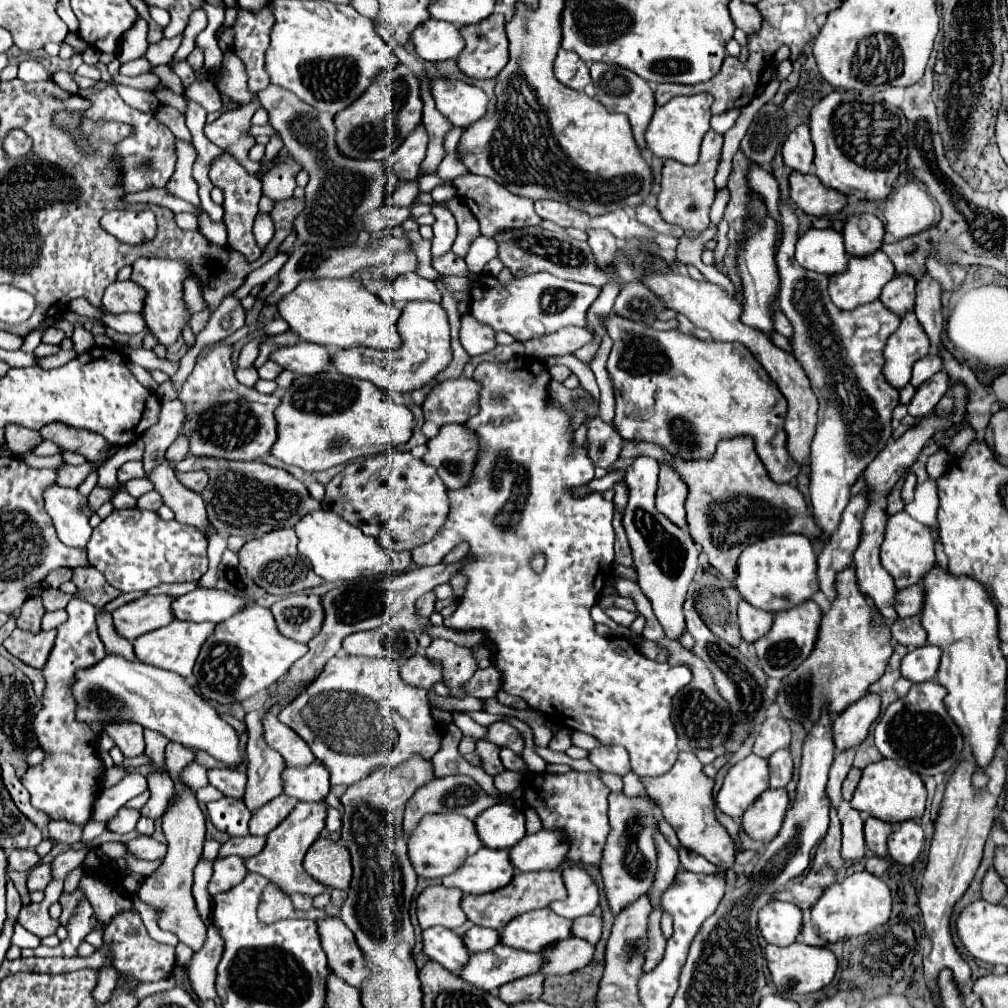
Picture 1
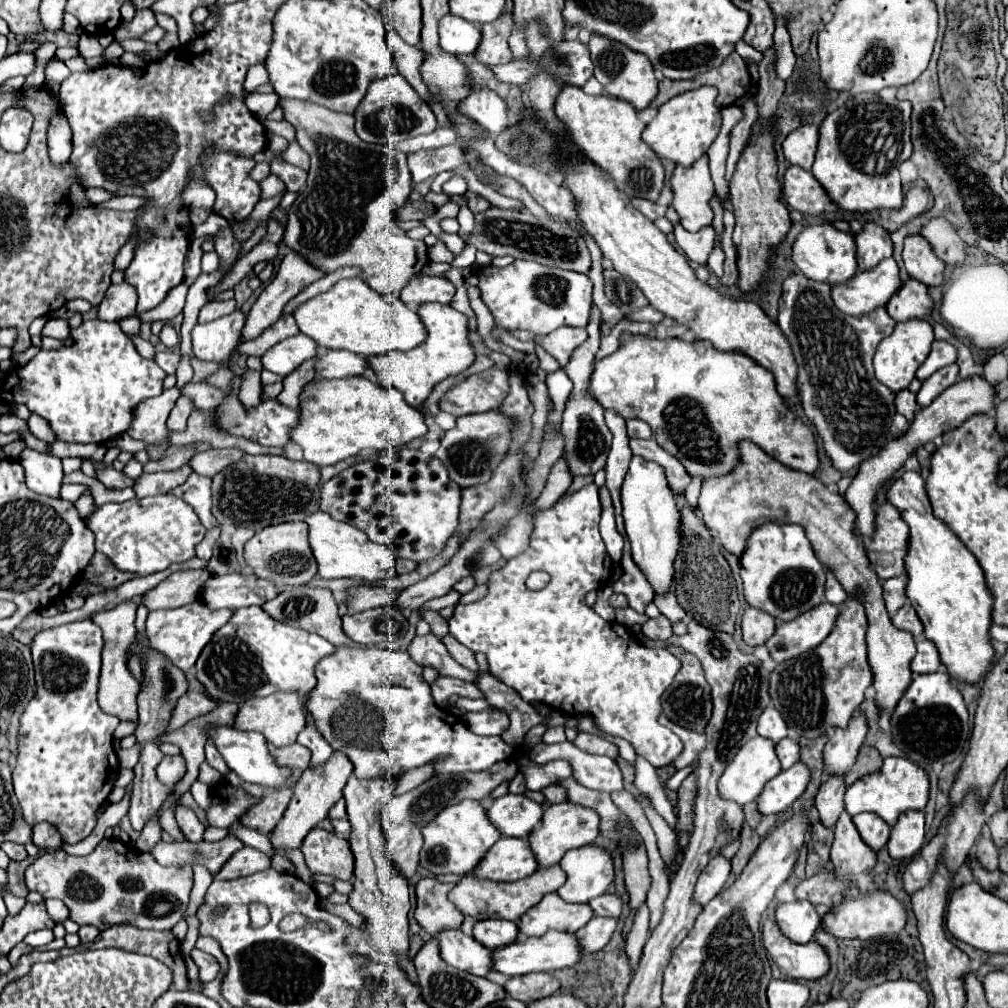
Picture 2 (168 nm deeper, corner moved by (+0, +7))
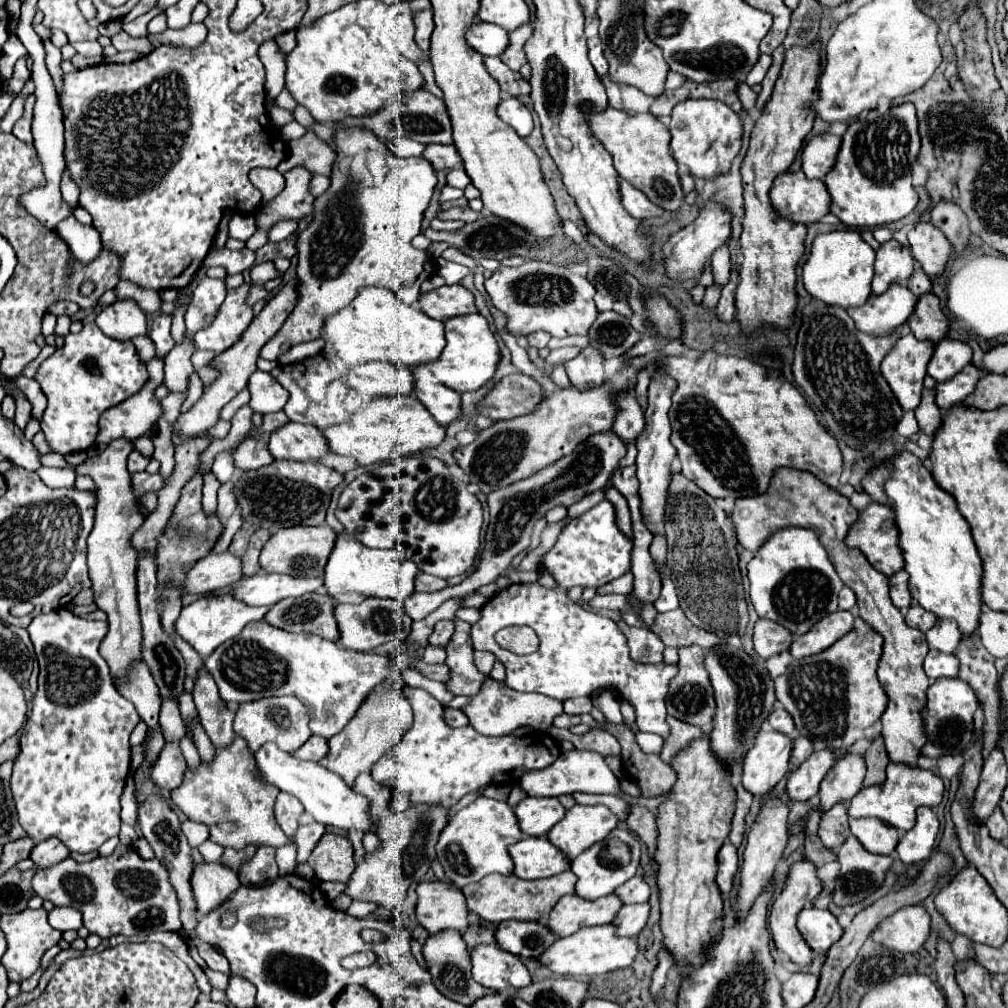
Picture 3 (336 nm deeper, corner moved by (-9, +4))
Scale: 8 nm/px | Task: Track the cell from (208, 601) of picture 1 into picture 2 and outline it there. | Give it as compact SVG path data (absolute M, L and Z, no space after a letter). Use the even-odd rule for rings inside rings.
M224 574L212 576L202 588L202 600L212 608L246 608L262 606L264 602L276 598L280 588L274 582L256 578L254 574Z

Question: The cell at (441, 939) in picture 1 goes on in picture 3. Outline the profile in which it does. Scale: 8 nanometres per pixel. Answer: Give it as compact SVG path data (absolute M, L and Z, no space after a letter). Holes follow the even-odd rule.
M477 945L471 951L473 979L497 993L517 991L531 983L527 967L497 945Z

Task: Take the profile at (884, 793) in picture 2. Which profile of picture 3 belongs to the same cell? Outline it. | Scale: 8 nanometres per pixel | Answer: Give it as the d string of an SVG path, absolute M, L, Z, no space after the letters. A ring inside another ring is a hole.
M891 763L887 767L887 781L881 783L881 785L873 785L870 787L863 787L849 803L849 817L879 817L881 821L885 821L887 825L893 825L897 827L901 833L909 831L913 825L915 825L915 809L925 805L925 807L937 807L943 799L943 781L927 771L927 769L921 769L921 767L911 767L907 763Z

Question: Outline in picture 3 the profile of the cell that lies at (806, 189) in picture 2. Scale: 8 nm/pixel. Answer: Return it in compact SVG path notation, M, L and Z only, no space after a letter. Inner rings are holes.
M795 171L775 179L771 203L777 213L795 223L815 223L829 213L831 197L823 181L807 179L803 171Z

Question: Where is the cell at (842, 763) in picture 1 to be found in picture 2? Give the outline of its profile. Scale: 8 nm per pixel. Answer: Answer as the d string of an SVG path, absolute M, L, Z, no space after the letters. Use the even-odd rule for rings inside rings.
M830 776L816 794L816 810L820 814L820 822L826 828L832 828L844 812L844 790L842 778Z

